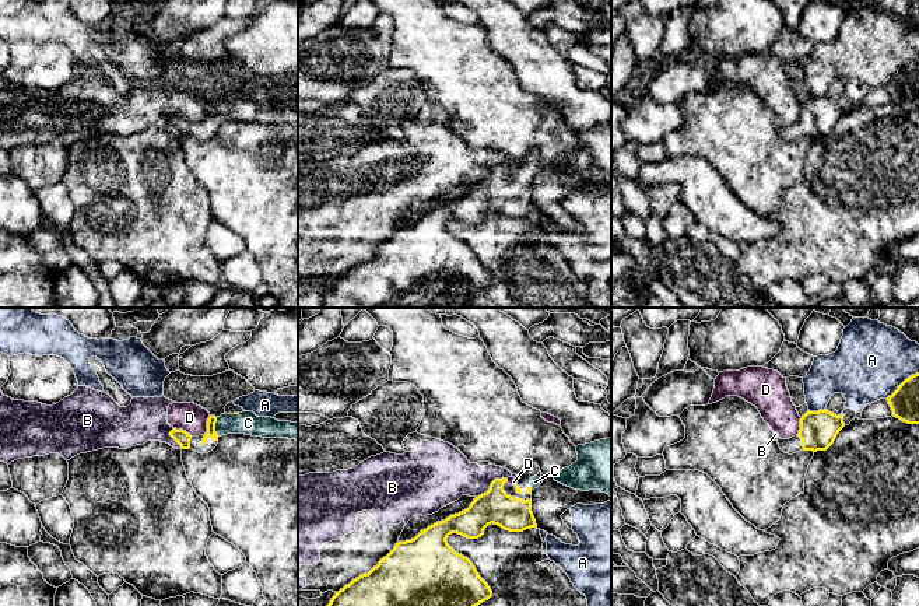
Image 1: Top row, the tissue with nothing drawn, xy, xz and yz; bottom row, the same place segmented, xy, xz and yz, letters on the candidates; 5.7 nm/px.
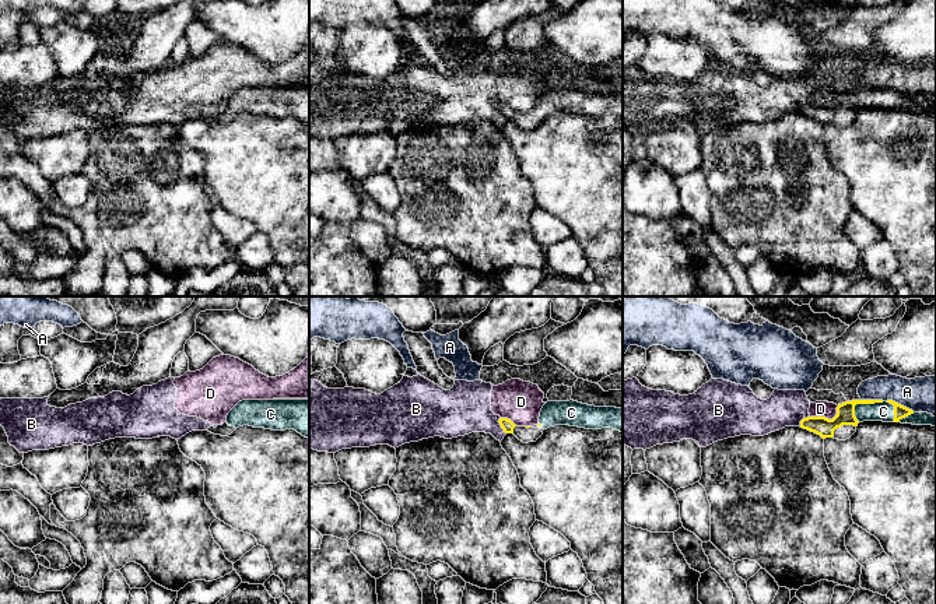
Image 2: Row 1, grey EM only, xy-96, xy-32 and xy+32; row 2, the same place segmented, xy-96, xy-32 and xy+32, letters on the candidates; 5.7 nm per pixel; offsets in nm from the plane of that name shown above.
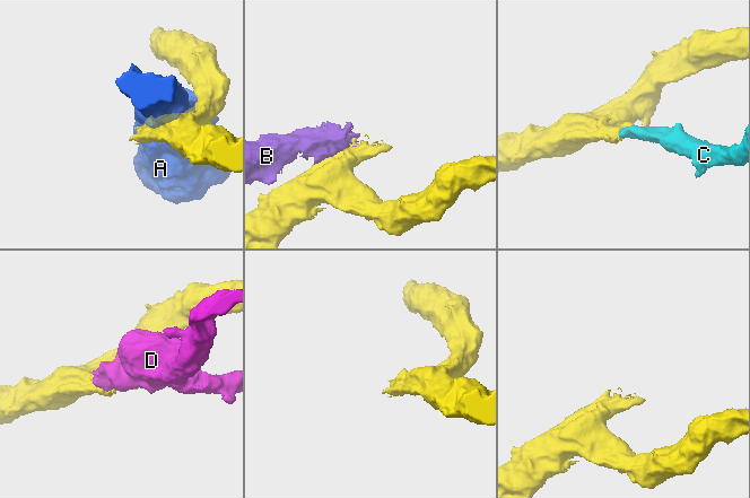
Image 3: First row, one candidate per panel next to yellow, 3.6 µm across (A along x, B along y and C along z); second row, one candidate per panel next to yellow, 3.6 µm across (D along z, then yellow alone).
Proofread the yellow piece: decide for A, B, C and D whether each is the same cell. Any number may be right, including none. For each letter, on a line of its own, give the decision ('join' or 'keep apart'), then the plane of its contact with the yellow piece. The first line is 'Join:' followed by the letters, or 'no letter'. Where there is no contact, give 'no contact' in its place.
Join: C
A: keep apart; contact in yz
B: keep apart; contact in xz
C: join; contact in xy
D: keep apart; contact in xy

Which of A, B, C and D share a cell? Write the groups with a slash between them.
A / B D / C

